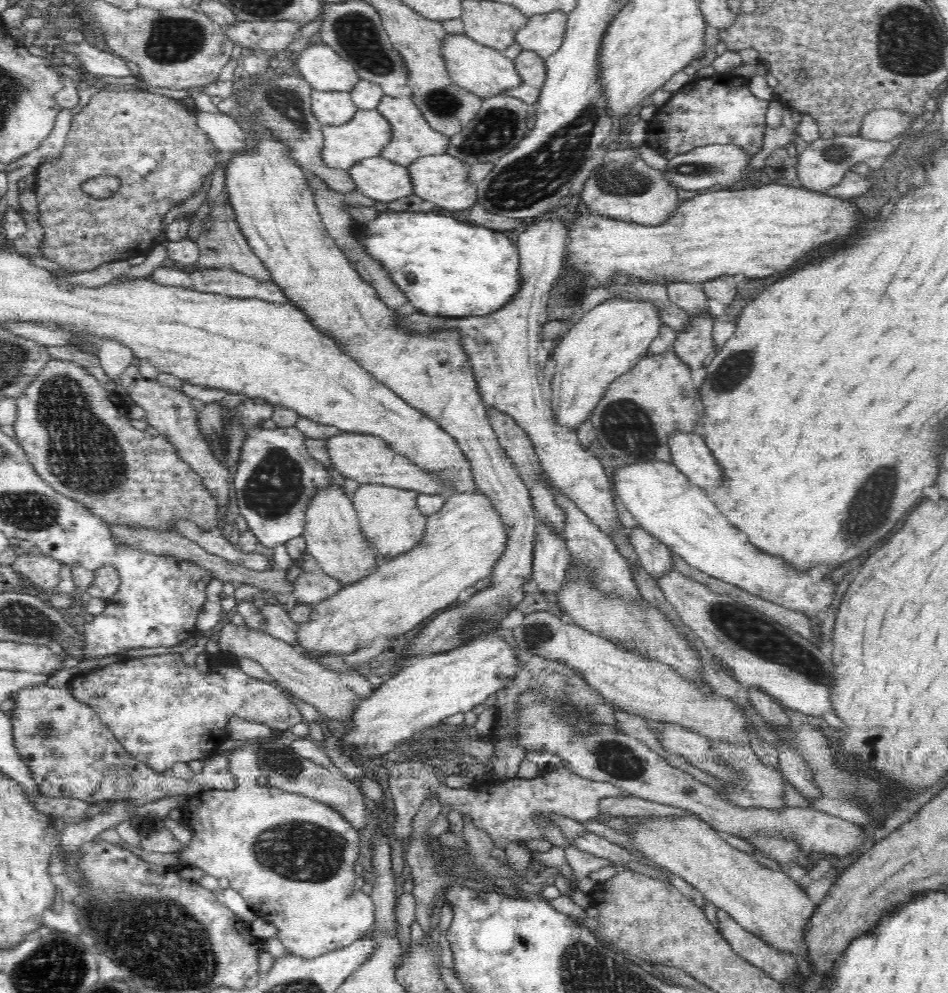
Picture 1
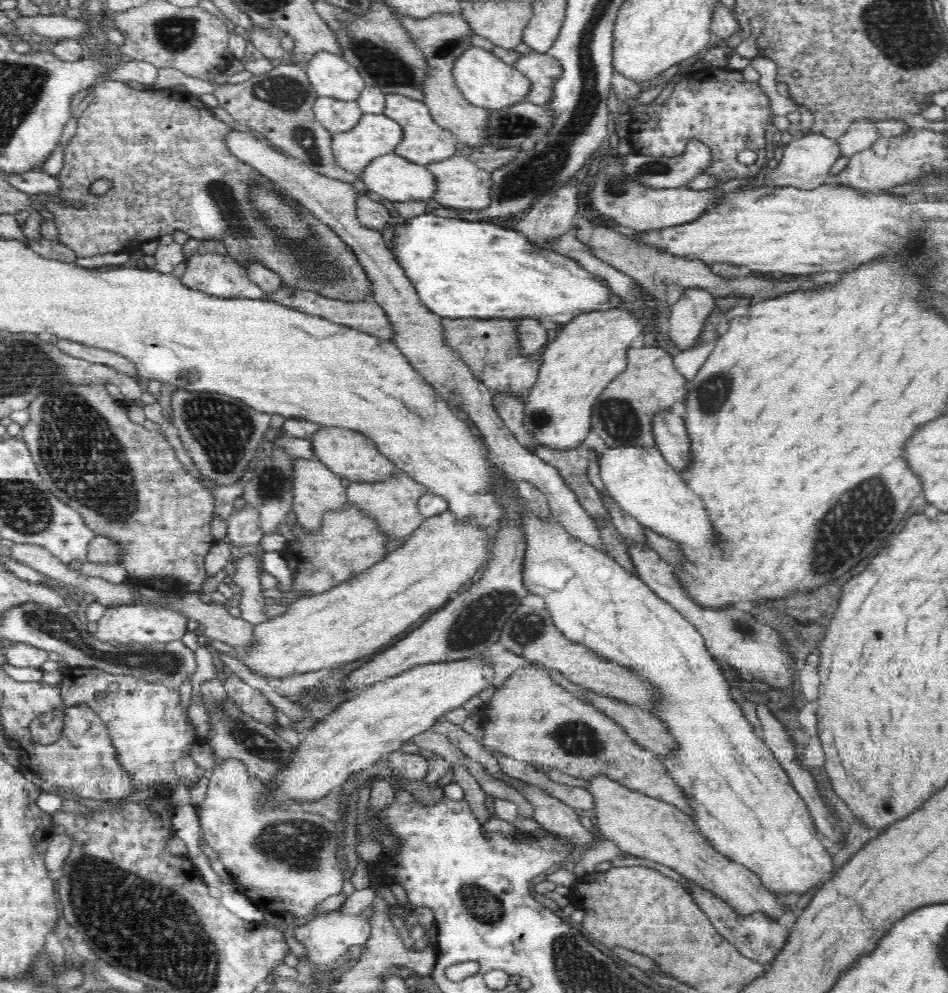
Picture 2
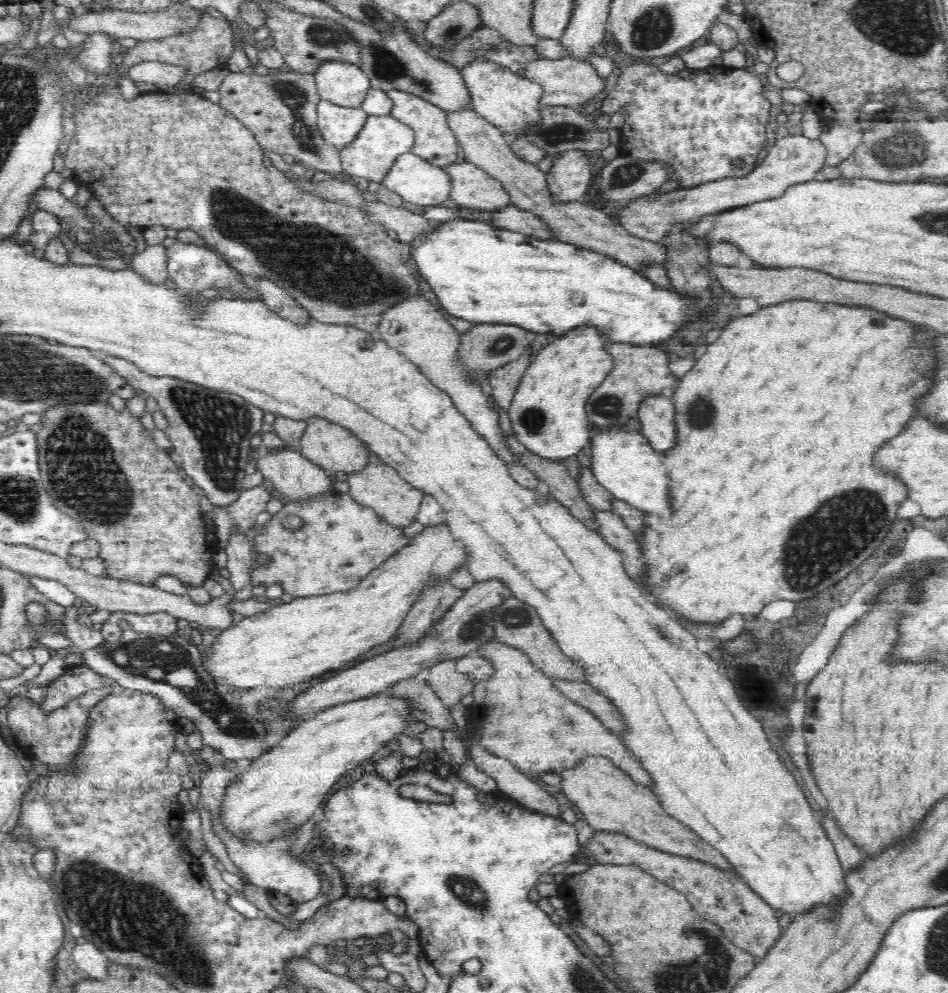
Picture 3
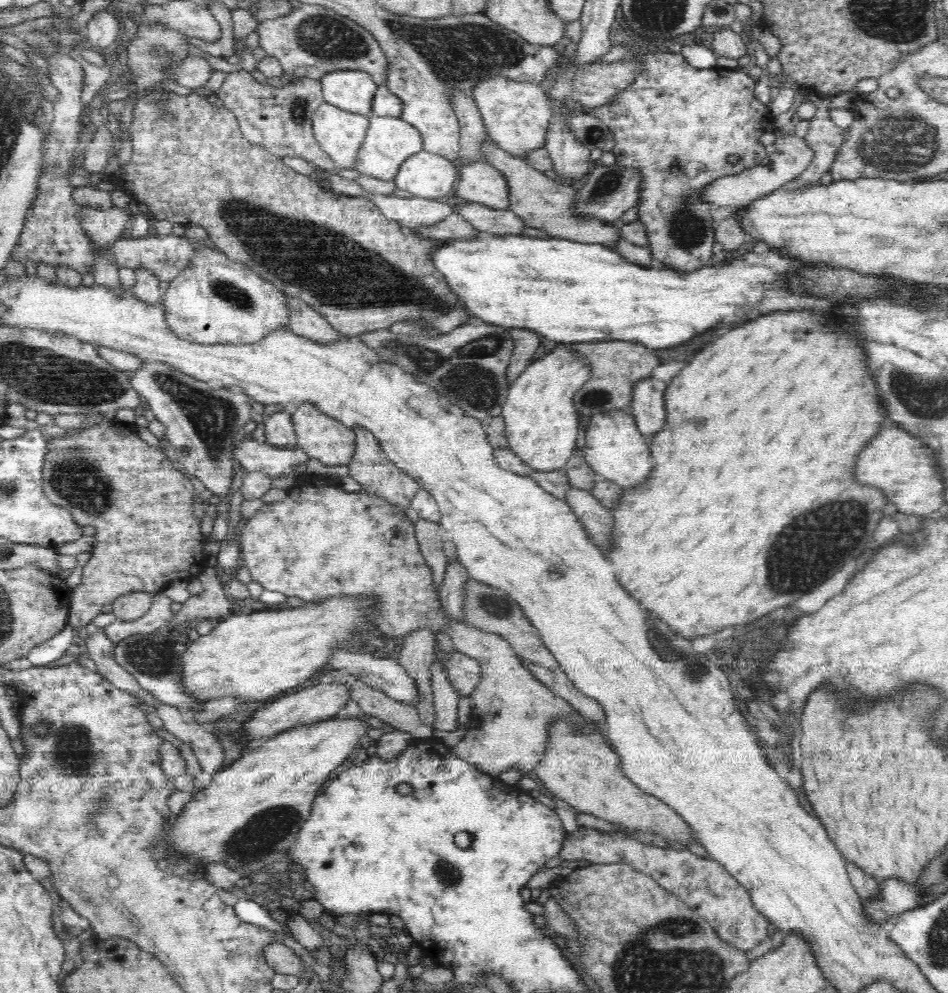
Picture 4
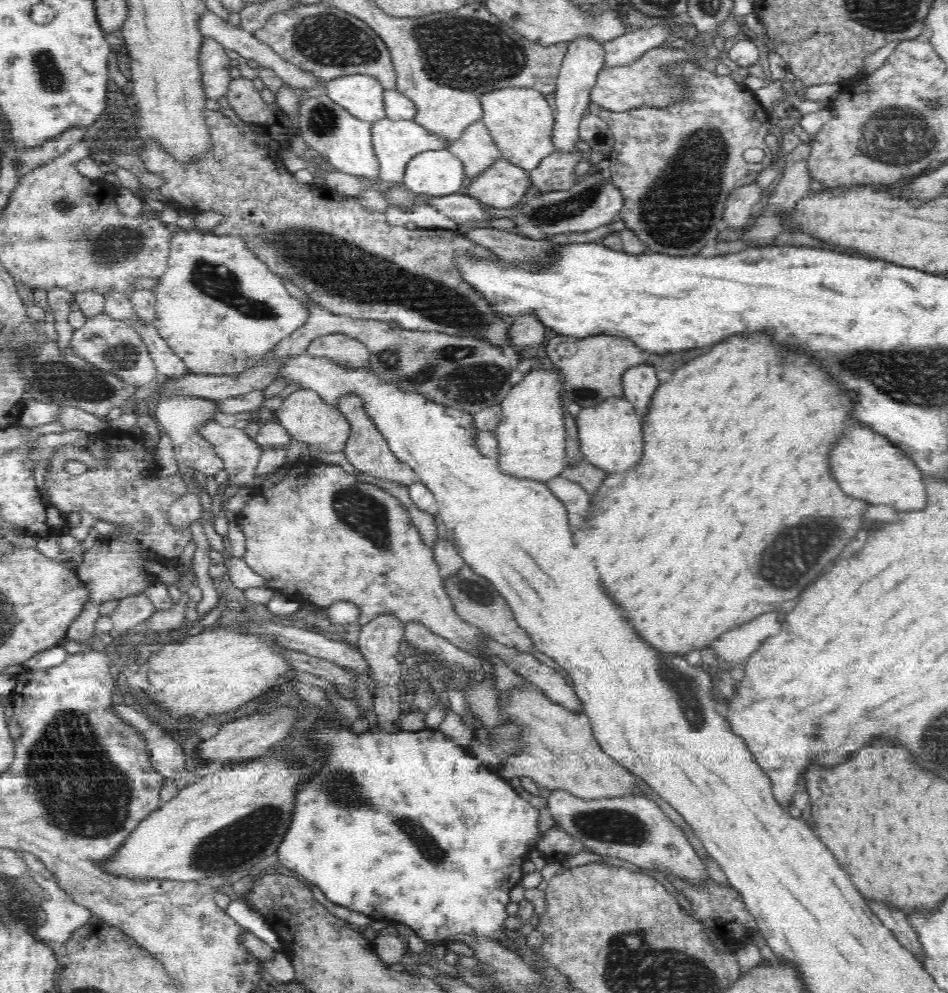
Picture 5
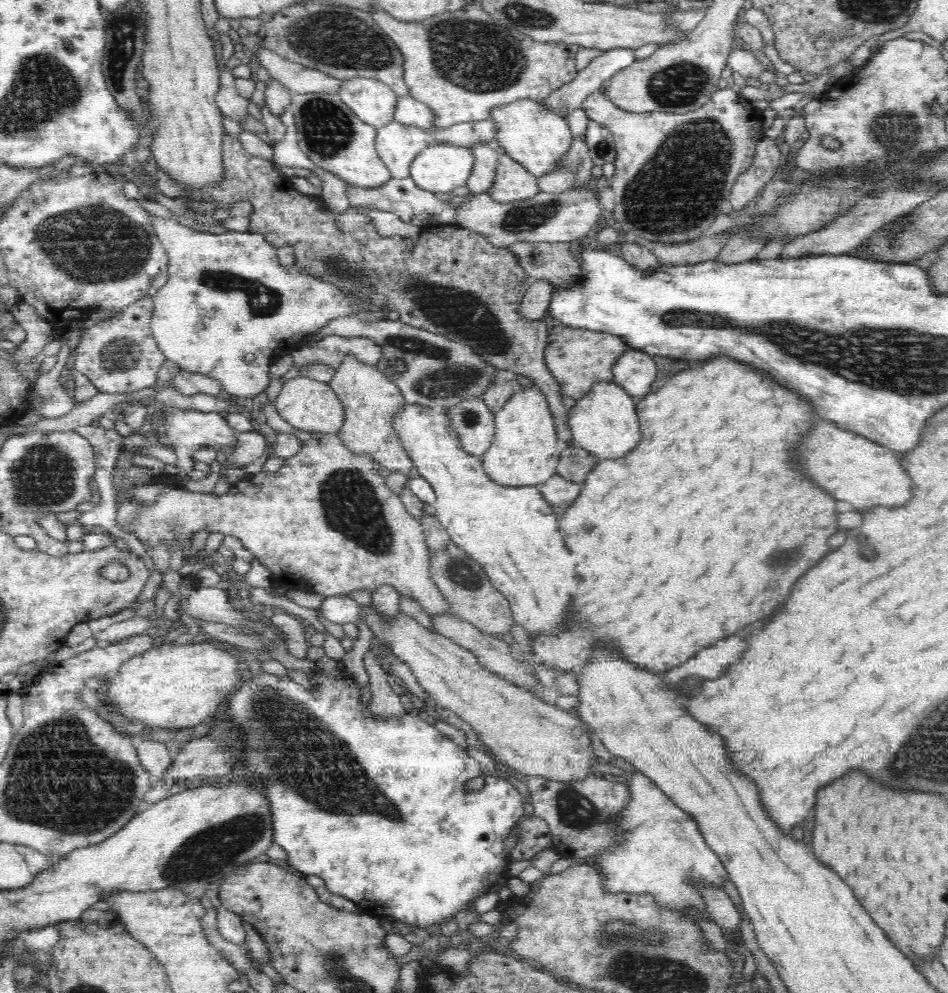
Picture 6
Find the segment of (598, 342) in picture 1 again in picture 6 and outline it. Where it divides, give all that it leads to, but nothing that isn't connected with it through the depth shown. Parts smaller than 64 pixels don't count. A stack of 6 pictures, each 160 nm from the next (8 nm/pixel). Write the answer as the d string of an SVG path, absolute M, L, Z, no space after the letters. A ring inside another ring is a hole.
M538 387L522 388L514 393L495 414L495 434L490 448L481 457L488 478L503 487L525 487L545 483L557 474L560 456L554 417L547 406L546 395Z

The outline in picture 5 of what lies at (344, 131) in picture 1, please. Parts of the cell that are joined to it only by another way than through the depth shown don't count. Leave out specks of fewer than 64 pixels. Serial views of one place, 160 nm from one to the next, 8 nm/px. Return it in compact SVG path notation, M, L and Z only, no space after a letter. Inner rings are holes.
M387 117L382 118L382 120L373 123L371 132L373 149L380 164L378 178L394 184L403 183L407 164L414 156L421 152L446 149L453 144L445 138L436 137L420 124L404 119L389 120Z

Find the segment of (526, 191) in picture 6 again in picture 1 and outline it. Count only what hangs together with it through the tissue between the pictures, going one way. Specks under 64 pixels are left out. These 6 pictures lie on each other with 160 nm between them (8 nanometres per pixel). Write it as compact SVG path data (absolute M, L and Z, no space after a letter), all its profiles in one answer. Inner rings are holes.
M449 154L423 156L406 166L414 182L414 195L432 202L437 210L464 210L478 202L478 186L469 180L471 167Z

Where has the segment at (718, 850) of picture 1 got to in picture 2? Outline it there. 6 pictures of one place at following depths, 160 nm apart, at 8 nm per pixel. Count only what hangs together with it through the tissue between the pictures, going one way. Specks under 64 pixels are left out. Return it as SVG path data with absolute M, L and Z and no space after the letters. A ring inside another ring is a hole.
M601 773L586 780L585 788L594 799L598 816L596 825L600 828L600 833L623 851L658 861L680 873L689 882L704 885L726 901L726 904L733 905L741 916L764 912L777 921L780 916L788 914L789 909L778 900L774 892L762 886L758 875L714 849L712 843L698 831L698 827L690 822L690 817L676 806L626 788L624 784L610 780L608 776L601 776Z

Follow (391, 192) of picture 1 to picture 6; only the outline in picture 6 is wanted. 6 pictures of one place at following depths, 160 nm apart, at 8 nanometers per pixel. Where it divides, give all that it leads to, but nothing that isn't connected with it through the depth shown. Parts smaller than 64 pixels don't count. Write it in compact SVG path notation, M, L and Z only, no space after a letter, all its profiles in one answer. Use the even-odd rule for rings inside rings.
M430 144L410 165L409 176L418 188L443 196L467 185L474 155L456 144Z

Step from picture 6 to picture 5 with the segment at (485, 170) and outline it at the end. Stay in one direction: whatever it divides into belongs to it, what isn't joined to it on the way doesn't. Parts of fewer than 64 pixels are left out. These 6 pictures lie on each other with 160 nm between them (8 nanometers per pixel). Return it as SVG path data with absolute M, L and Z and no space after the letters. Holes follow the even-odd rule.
M482 120L470 124L448 149L463 162L466 180L475 179L492 166L501 154Z

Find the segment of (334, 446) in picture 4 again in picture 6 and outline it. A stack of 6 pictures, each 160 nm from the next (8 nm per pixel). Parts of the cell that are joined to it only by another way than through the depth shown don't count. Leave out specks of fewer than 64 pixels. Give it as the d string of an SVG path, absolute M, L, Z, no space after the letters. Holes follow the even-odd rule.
M293 378L290 382L285 382L274 402L278 414L294 428L305 430L306 432L316 432L321 435L327 433L338 434L342 428L344 420L344 407L341 401L330 388L328 383L316 382L310 378Z

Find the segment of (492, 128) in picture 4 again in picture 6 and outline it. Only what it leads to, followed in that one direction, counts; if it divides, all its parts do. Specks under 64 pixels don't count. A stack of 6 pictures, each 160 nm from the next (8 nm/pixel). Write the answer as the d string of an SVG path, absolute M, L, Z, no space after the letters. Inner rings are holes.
M518 100L516 103L505 104L502 107L493 108L489 118L496 124L496 136L494 144L502 147L502 150L512 159L517 160L526 167L536 178L549 174L550 171L560 170L564 163L566 151L569 151L574 137L563 114L547 110L542 103L532 100Z

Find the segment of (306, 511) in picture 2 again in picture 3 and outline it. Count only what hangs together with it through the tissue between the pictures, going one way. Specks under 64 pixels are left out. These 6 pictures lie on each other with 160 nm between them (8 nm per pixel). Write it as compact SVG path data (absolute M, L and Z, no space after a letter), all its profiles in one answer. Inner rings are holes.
M286 448L271 452L269 450L260 450L256 453L253 460L252 470L258 469L264 479L268 479L274 488L278 489L288 500L310 500L310 496L320 496L324 492L336 491L333 489L332 480L328 477L328 472L311 460L308 460L299 448Z

